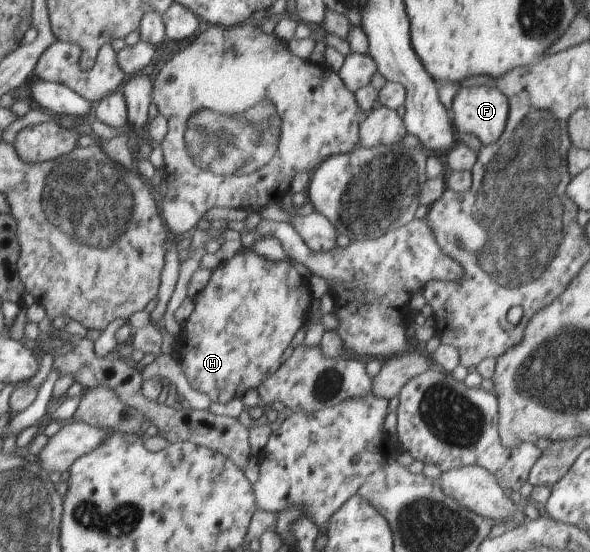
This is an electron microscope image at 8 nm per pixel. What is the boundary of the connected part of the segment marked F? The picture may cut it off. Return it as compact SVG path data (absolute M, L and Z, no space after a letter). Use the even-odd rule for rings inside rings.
M493 83L483 86L461 86L453 98L450 112L452 123L456 125L461 136L469 133L475 135L482 146L491 145L505 131L507 117L509 117L509 100Z

